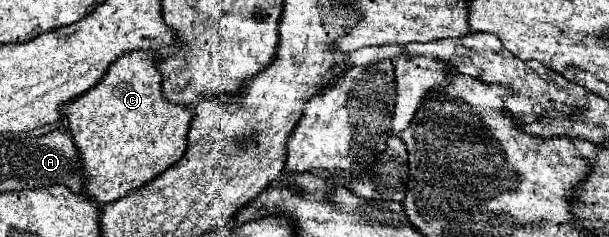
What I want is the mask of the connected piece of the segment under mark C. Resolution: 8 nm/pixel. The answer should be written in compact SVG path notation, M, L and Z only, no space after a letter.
M154 50L128 52L128 54L120 56L114 64L110 64L106 76L104 76L92 90L88 90L88 92L82 94L80 98L76 98L76 100L72 100L68 106L64 106L64 116L68 118L68 130L72 130L72 138L74 138L76 146L78 146L80 158L82 158L82 162L84 162L84 170L86 170L86 178L88 178L88 182L86 182L86 194L88 194L92 200L98 200L100 204L104 204L104 202L108 204L108 202L112 202L112 200L124 198L130 190L142 188L146 182L154 180L154 178L160 176L166 168L170 168L172 164L176 164L178 158L180 158L180 156L184 154L184 150L186 150L186 144L188 144L186 134L188 134L188 128L190 128L192 112L190 112L188 106L176 106L176 104L168 102L168 100L162 96L162 74L160 74L160 70L158 70L158 62L160 62L160 56L158 56L158 52L154 52Z

